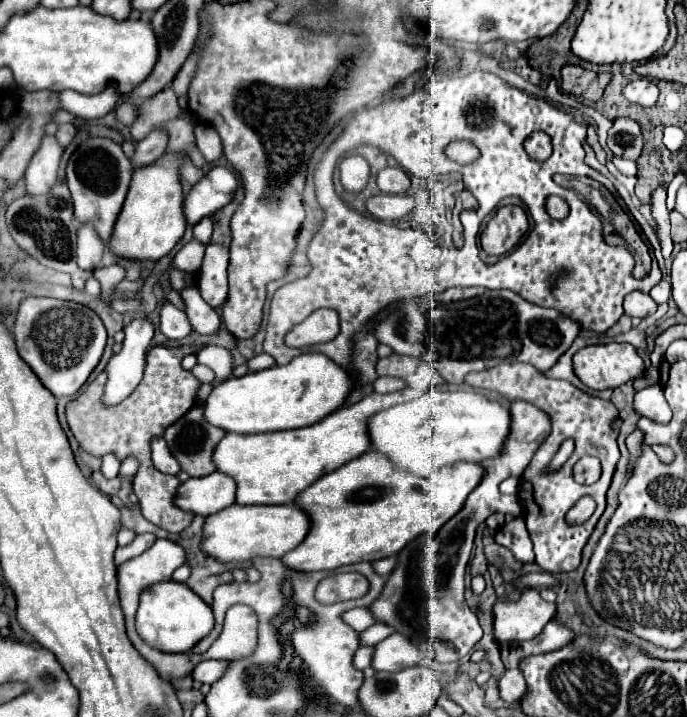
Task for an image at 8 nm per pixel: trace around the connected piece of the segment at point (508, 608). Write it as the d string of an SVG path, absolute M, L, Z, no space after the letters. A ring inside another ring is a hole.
M529 589L521 594L517 602L499 602L493 608L497 640L531 640L557 616L555 602L546 602L536 589Z

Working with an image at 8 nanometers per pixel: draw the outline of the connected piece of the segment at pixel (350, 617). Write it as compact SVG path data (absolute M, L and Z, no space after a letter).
M351 608L351 610L343 612L341 618L343 618L345 624L349 624L357 632L363 632L365 628L369 628L377 622L377 620L373 620L373 616L369 616L367 608Z

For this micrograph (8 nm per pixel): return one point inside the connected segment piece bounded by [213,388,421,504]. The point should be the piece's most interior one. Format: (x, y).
(268, 468)

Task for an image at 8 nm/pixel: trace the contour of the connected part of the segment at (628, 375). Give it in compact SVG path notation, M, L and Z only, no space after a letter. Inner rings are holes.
M597 344L597 346L585 346L573 356L573 368L577 378L593 388L593 390L605 390L605 388L617 388L621 382L629 382L635 378L643 378L647 368L643 364L643 358L637 354L637 350L631 344Z

